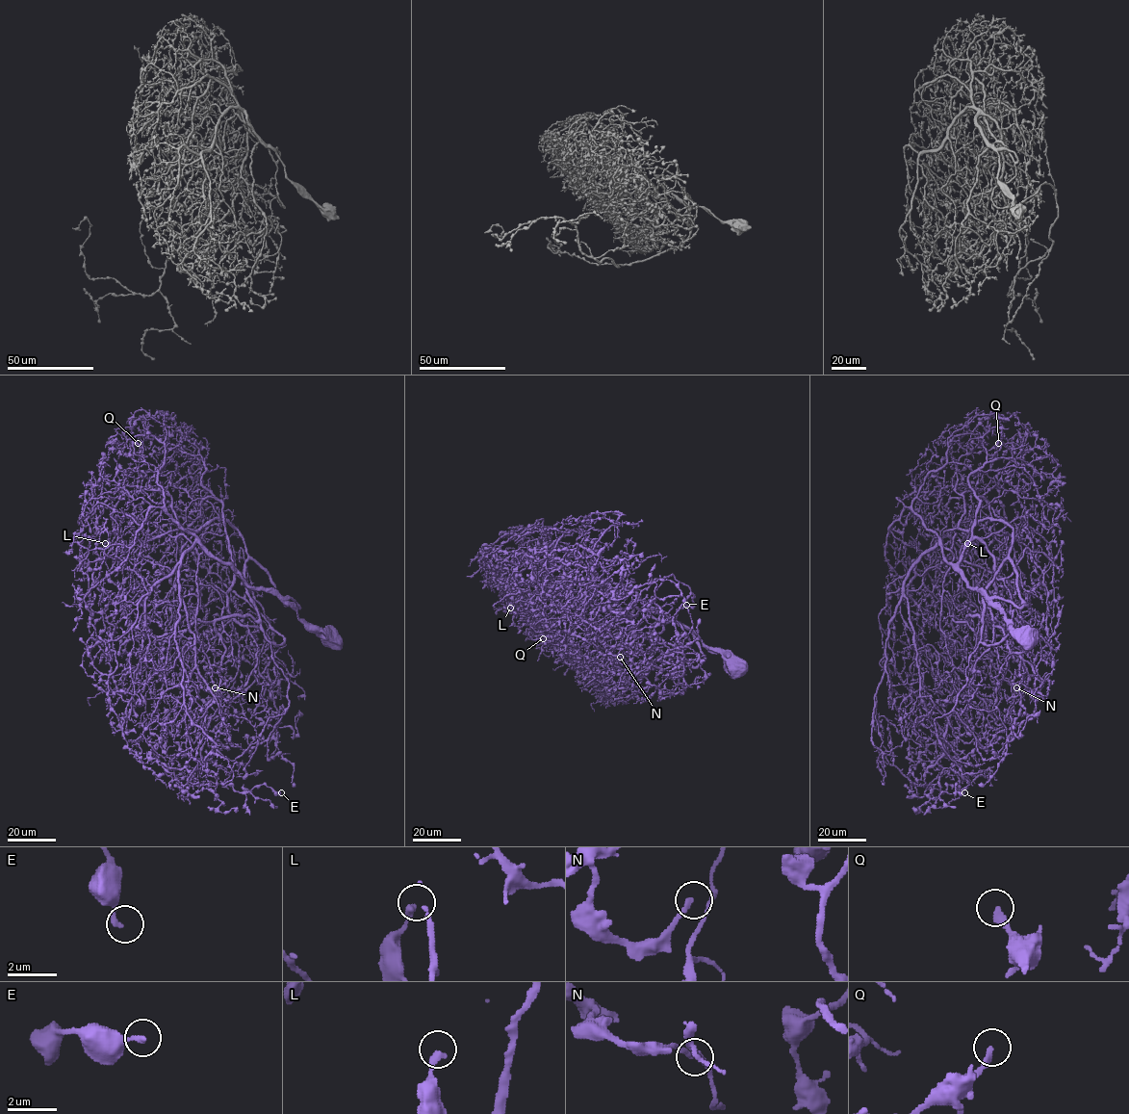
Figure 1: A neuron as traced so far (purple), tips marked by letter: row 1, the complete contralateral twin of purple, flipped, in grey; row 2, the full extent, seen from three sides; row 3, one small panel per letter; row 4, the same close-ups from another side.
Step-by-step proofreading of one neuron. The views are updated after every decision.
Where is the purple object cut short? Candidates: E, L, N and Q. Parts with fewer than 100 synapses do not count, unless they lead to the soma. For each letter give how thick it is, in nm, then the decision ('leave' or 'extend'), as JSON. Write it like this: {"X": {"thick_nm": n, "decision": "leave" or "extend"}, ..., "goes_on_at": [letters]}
{"E": {"thick_nm": 190, "decision": "leave"}, "L": {"thick_nm": 260, "decision": "leave"}, "N": {"thick_nm": 200, "decision": "leave"}, "Q": {"thick_nm": 280, "decision": "leave"}, "goes_on_at": []}

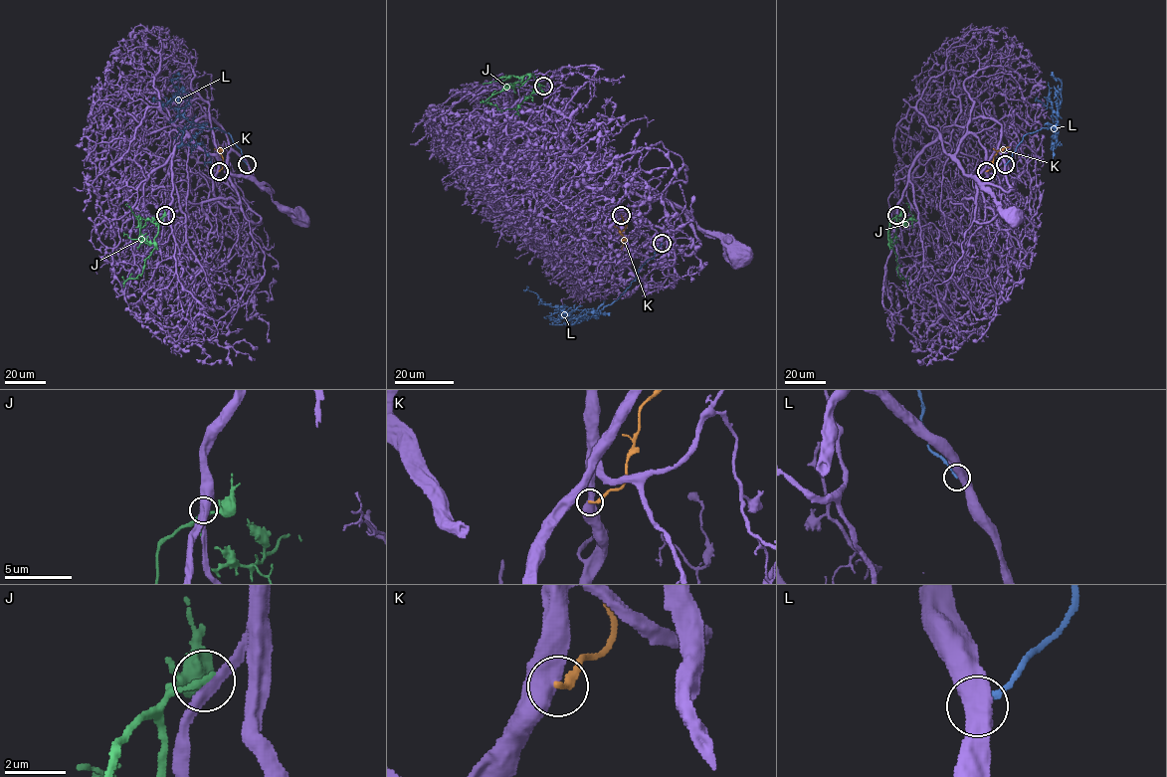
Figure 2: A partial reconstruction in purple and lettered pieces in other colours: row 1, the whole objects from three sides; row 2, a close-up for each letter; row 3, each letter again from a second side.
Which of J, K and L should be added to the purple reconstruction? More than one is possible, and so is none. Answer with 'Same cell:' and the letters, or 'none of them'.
Same cell: none of them

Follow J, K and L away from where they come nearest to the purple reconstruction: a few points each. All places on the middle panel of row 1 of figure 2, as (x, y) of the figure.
J: (543, 86), (528, 73), (529, 77), (519, 87), (504, 88), (481, 102)
K: (621, 215), (627, 226), (621, 232), (624, 238), (621, 250)
L: (662, 243), (619, 296), (592, 317), (570, 318), (576, 323), (572, 325), (553, 325), (564, 312), (553, 310)

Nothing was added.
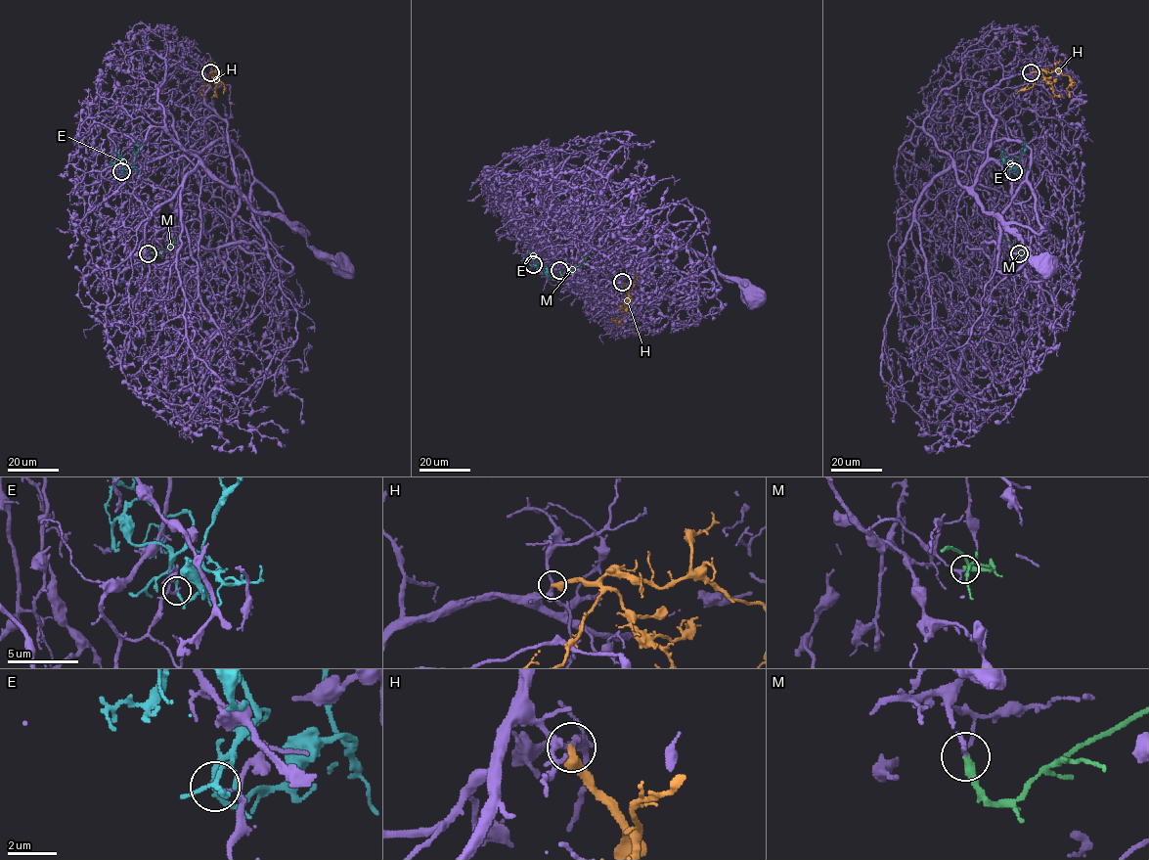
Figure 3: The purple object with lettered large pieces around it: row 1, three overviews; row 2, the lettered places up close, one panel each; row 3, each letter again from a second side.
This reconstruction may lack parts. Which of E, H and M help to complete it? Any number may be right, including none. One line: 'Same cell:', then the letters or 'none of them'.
Same cell: M

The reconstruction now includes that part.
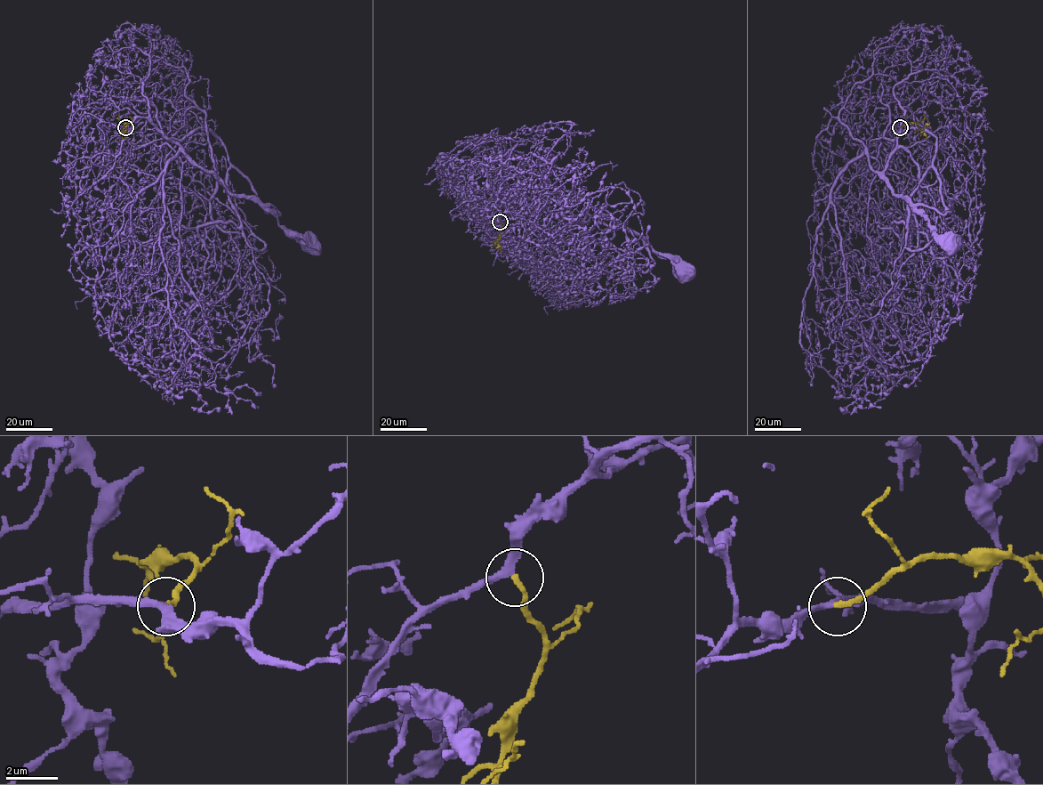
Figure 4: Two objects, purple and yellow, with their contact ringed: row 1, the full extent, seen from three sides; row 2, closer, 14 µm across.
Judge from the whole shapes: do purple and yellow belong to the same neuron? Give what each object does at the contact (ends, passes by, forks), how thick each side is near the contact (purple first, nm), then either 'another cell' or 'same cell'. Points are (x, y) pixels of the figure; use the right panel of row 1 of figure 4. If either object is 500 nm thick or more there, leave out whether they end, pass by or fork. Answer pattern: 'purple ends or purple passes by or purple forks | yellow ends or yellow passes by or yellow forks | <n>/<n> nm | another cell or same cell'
purple passes by | yellow ends | 280/200 nm | same cell

